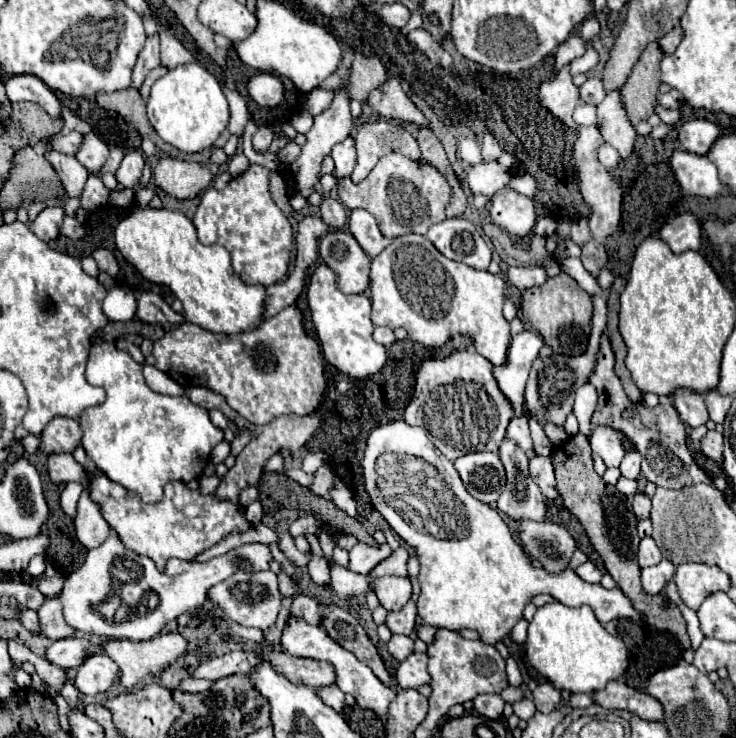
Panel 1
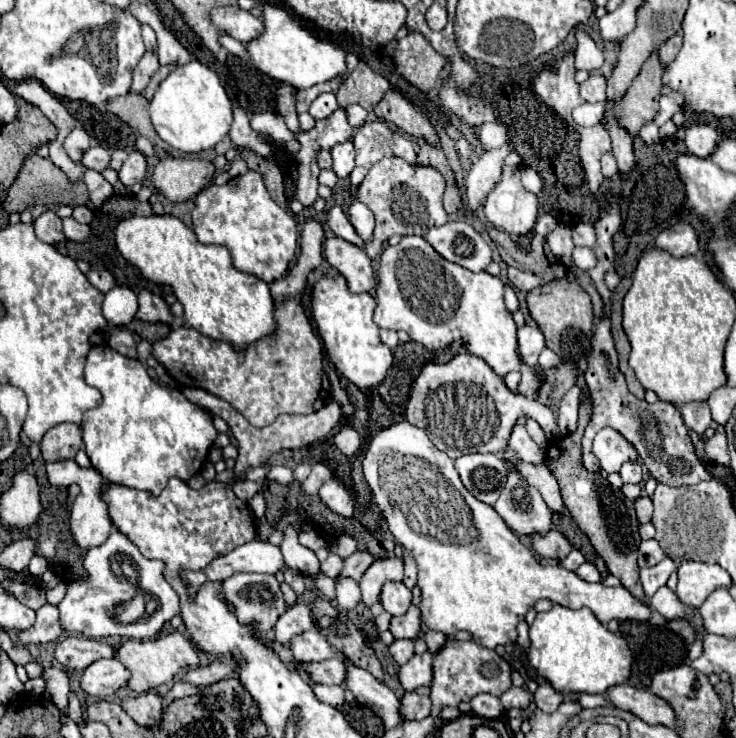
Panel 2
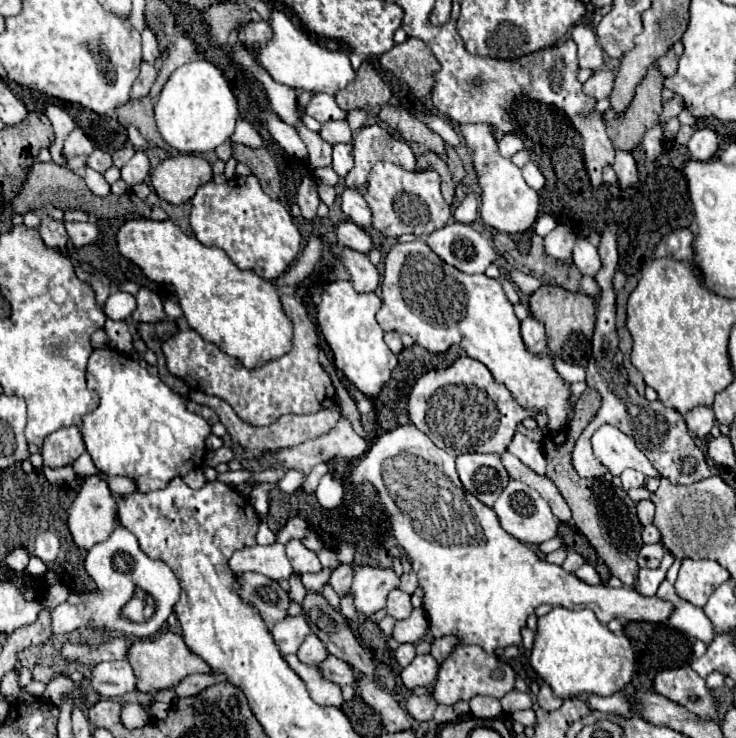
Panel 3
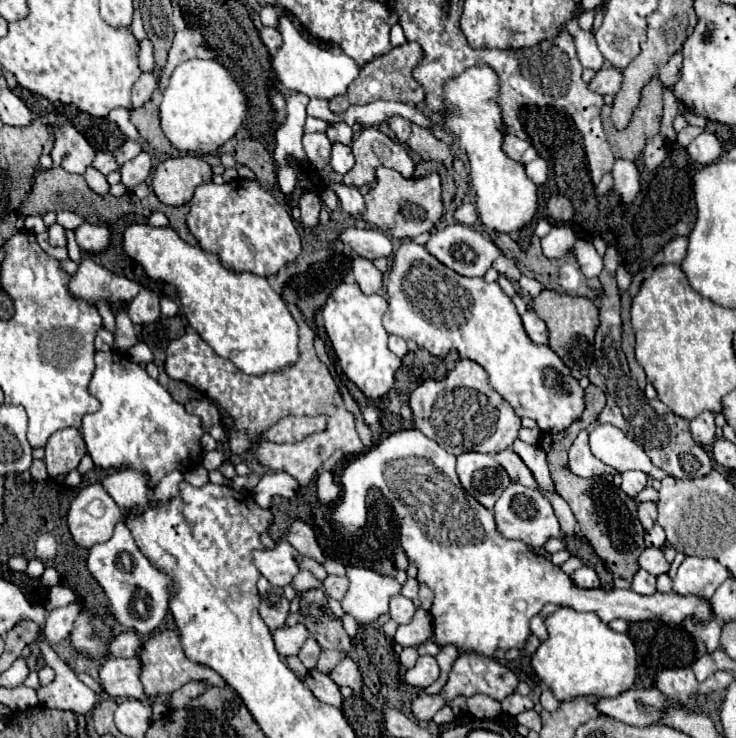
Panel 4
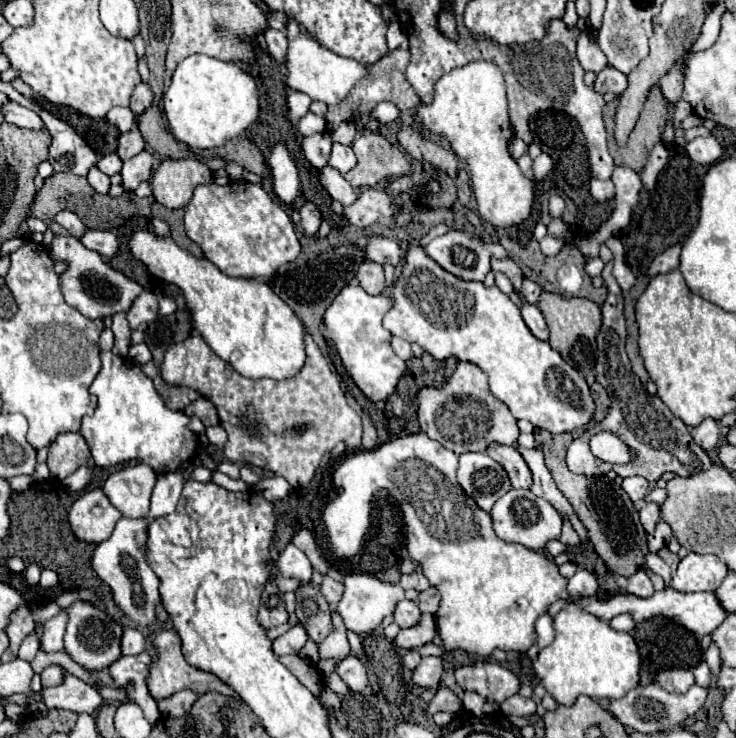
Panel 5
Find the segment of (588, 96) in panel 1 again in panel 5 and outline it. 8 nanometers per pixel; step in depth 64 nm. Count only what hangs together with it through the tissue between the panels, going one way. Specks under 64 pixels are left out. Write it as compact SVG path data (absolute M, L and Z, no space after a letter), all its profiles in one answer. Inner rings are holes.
M608 66L604 68L598 78L596 78L596 84L594 84L594 90L600 92L600 94L606 94L606 92L612 92L616 96L620 96L624 92L624 88L628 88L628 78L626 74L622 74L620 70Z

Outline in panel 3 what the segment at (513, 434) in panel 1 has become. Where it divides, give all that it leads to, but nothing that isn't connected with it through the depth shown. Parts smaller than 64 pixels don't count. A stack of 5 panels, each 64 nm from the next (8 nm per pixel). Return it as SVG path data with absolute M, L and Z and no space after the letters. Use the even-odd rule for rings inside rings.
M516 432L514 440L508 446L508 452L512 452L514 456L518 456L528 468L532 468L536 474L546 476L546 458L544 458L544 450L542 444L528 440L524 434Z

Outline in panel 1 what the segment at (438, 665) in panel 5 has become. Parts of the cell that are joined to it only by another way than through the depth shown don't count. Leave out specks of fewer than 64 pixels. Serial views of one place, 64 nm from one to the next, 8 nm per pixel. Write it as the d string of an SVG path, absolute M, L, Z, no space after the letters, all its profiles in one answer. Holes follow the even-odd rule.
M410 654L404 662L400 662L396 670L396 680L402 688L418 688L422 684L430 684L430 674L426 670L428 656L426 654Z

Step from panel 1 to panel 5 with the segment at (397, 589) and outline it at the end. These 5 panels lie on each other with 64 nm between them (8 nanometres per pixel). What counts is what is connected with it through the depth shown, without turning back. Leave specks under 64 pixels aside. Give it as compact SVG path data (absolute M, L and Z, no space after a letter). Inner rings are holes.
M402 600L398 602L396 610L394 610L394 622L400 626L400 628L412 628L420 622L420 616L422 612L418 610L418 606L410 600Z

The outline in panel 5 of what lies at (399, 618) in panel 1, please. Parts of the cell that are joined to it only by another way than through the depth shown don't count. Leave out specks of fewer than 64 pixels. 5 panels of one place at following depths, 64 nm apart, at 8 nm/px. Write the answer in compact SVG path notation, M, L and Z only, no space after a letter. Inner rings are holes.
M424 614L420 624L412 626L412 628L404 628L400 630L400 634L396 636L394 644L398 648L406 648L406 650L412 650L412 648L420 648L428 642L432 642L436 638L436 620L432 614Z

